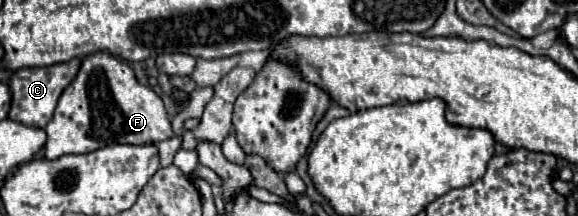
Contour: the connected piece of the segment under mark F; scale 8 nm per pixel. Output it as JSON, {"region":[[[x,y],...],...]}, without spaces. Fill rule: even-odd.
{"region":[[[94,52],[82,60],[76,78],[62,92],[54,118],[48,122],[44,130],[48,136],[44,158],[48,160],[56,160],[58,156],[64,156],[64,154],[94,152],[108,144],[150,144],[150,142],[156,144],[160,140],[174,136],[164,102],[158,98],[158,94],[152,88],[140,84],[134,76],[134,70],[126,62],[120,62],[108,52]]]}

